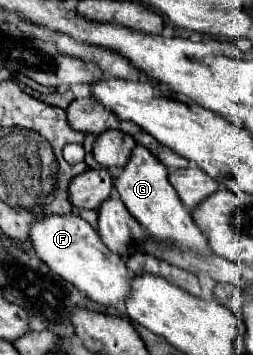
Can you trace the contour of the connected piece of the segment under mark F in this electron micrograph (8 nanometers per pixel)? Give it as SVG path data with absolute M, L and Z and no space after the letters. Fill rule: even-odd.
M76 212L36 220L30 228L30 240L38 258L54 268L58 276L70 280L90 300L102 304L104 308L118 308L128 300L132 274L126 262L118 254L110 252L100 240L98 232Z

